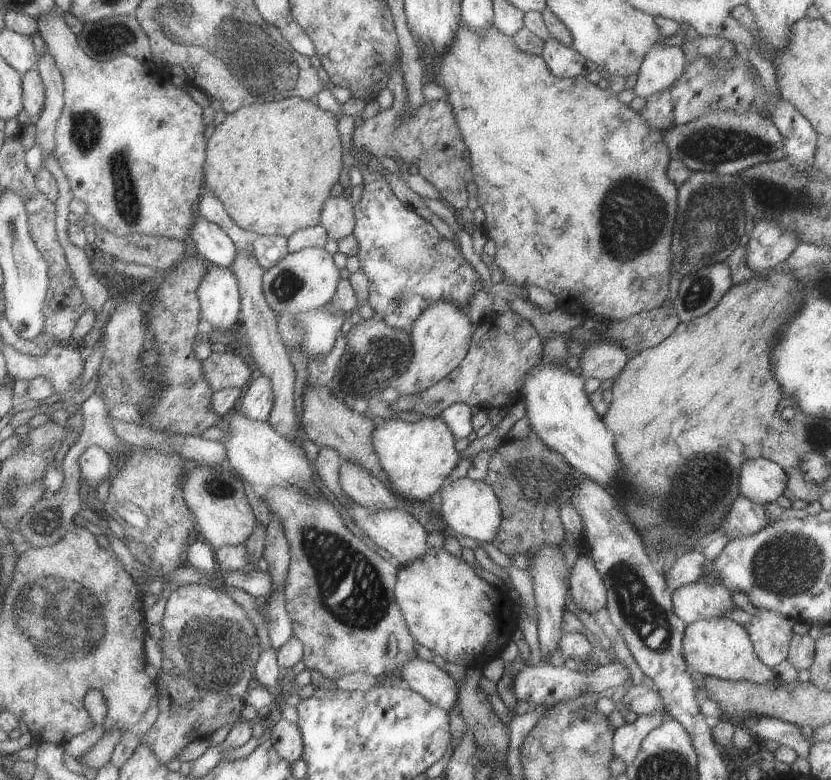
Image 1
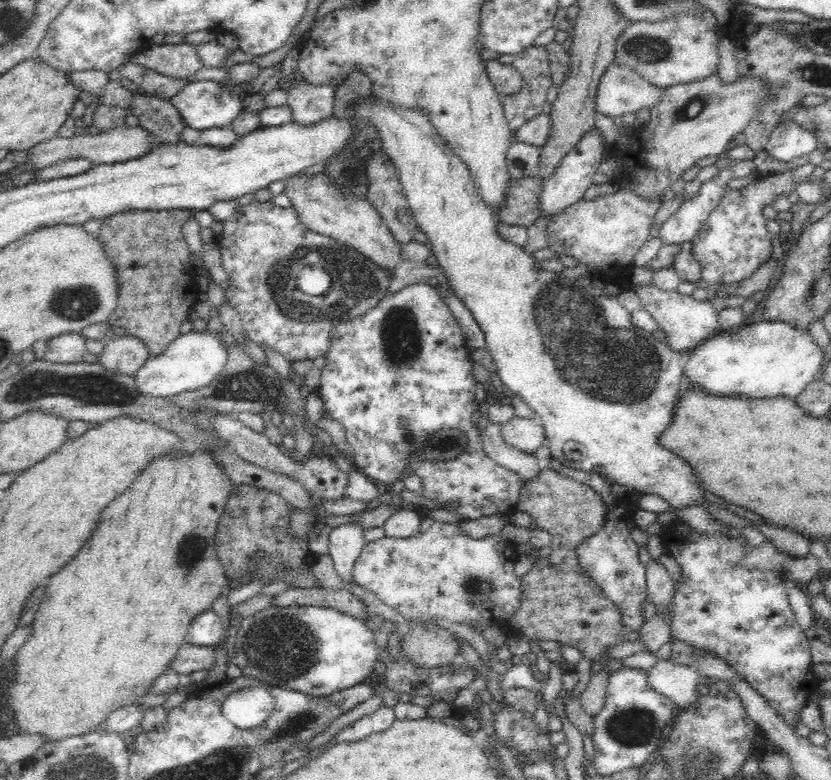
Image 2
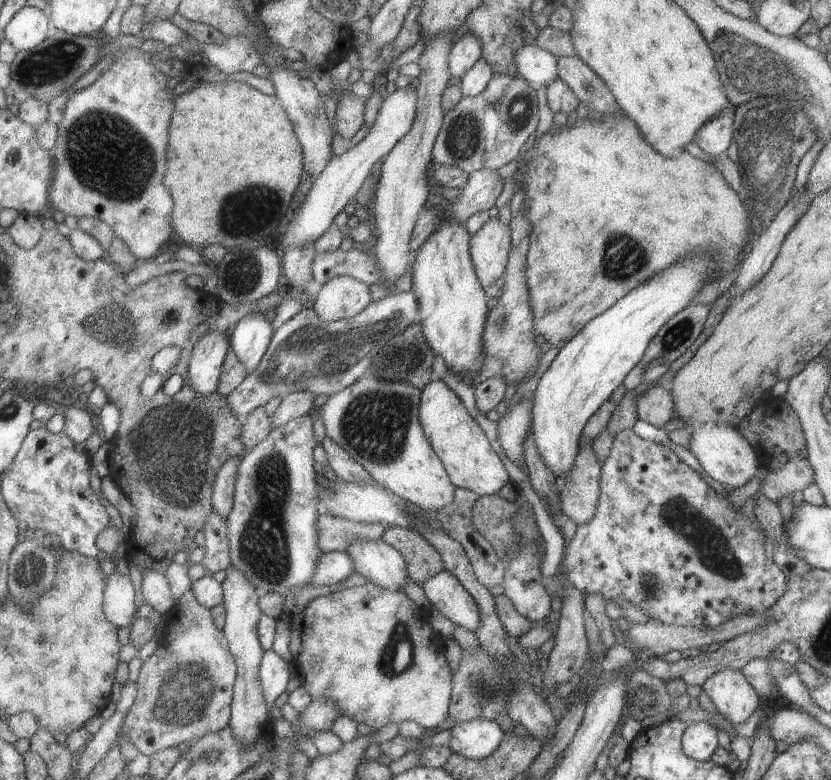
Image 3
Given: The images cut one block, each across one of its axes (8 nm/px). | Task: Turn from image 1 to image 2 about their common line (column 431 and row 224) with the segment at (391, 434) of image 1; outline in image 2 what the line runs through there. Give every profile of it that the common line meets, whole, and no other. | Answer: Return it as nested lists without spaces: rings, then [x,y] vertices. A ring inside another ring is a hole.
[[[362,97],[359,101],[354,101],[349,104],[349,109],[353,118],[359,120],[360,123],[367,123],[373,127],[377,132],[380,140],[380,148],[390,156],[392,163],[396,166],[399,172],[399,183],[403,186],[407,203],[411,208],[415,221],[419,229],[428,237],[430,243],[429,250],[431,250],[438,262],[439,266],[444,268],[445,274],[451,282],[453,293],[456,294],[466,307],[472,312],[474,318],[484,331],[487,341],[487,350],[494,358],[497,365],[497,375],[505,387],[508,387],[512,392],[520,395],[524,399],[524,403],[532,409],[537,420],[545,426],[545,446],[551,450],[554,458],[562,461],[570,468],[581,470],[589,473],[598,473],[604,480],[609,482],[616,482],[622,486],[628,486],[631,492],[636,494],[653,493],[658,494],[664,500],[668,501],[672,507],[683,507],[696,505],[700,506],[702,497],[699,482],[694,476],[690,465],[682,460],[678,455],[674,454],[666,448],[662,448],[658,444],[658,436],[668,428],[670,420],[672,420],[671,412],[672,404],[678,400],[680,394],[680,382],[684,378],[684,368],[687,368],[689,356],[687,353],[680,354],[670,350],[666,343],[656,339],[652,333],[646,332],[631,326],[630,313],[621,305],[618,305],[616,297],[609,299],[600,295],[594,297],[588,294],[588,289],[578,289],[573,286],[574,280],[568,282],[564,278],[560,278],[557,272],[542,271],[534,267],[534,262],[537,262],[532,254],[525,254],[520,245],[510,245],[506,241],[502,241],[494,228],[493,212],[483,203],[482,198],[477,193],[474,179],[470,174],[470,170],[456,155],[454,149],[450,147],[450,143],[440,135],[440,131],[430,123],[430,113],[426,109],[420,107],[402,107],[382,99],[382,97]]]

